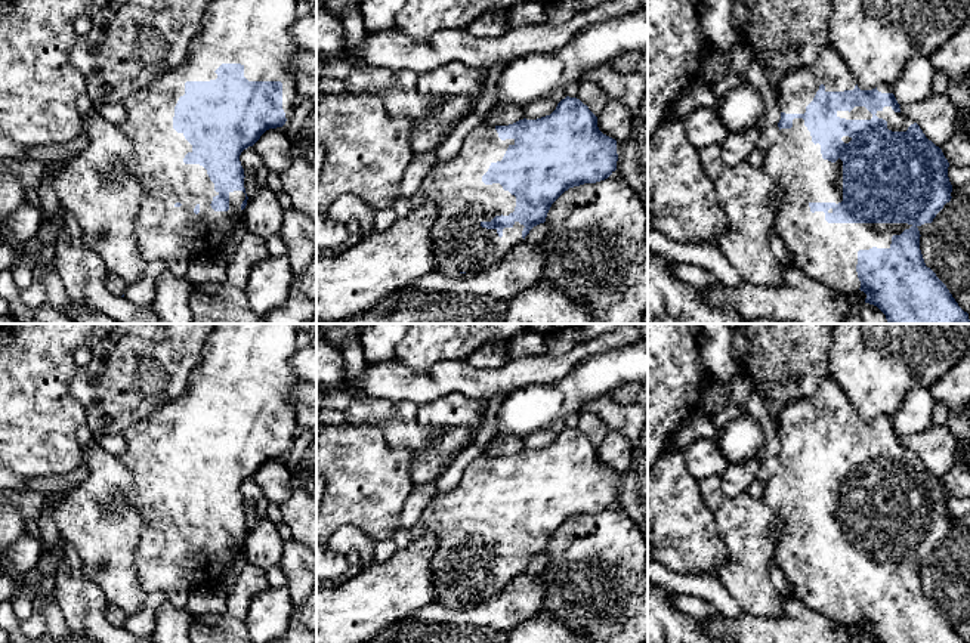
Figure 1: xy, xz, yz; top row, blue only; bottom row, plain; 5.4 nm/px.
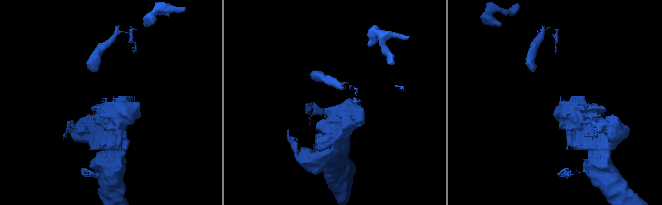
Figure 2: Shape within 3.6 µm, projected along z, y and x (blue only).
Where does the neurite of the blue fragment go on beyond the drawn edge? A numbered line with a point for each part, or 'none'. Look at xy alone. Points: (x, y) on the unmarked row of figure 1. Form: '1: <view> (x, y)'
1: xy (250, 359)

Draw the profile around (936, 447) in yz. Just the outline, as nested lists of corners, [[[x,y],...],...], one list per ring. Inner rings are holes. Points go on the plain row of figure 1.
[[[932,426],[924,432],[903,435],[899,439],[939,479],[957,463],[957,440],[948,426]]]

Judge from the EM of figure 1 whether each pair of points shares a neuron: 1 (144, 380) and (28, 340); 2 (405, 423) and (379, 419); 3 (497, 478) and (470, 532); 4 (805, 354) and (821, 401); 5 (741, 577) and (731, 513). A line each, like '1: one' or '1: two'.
1: two
2: one
3: one
4: two
5: one

